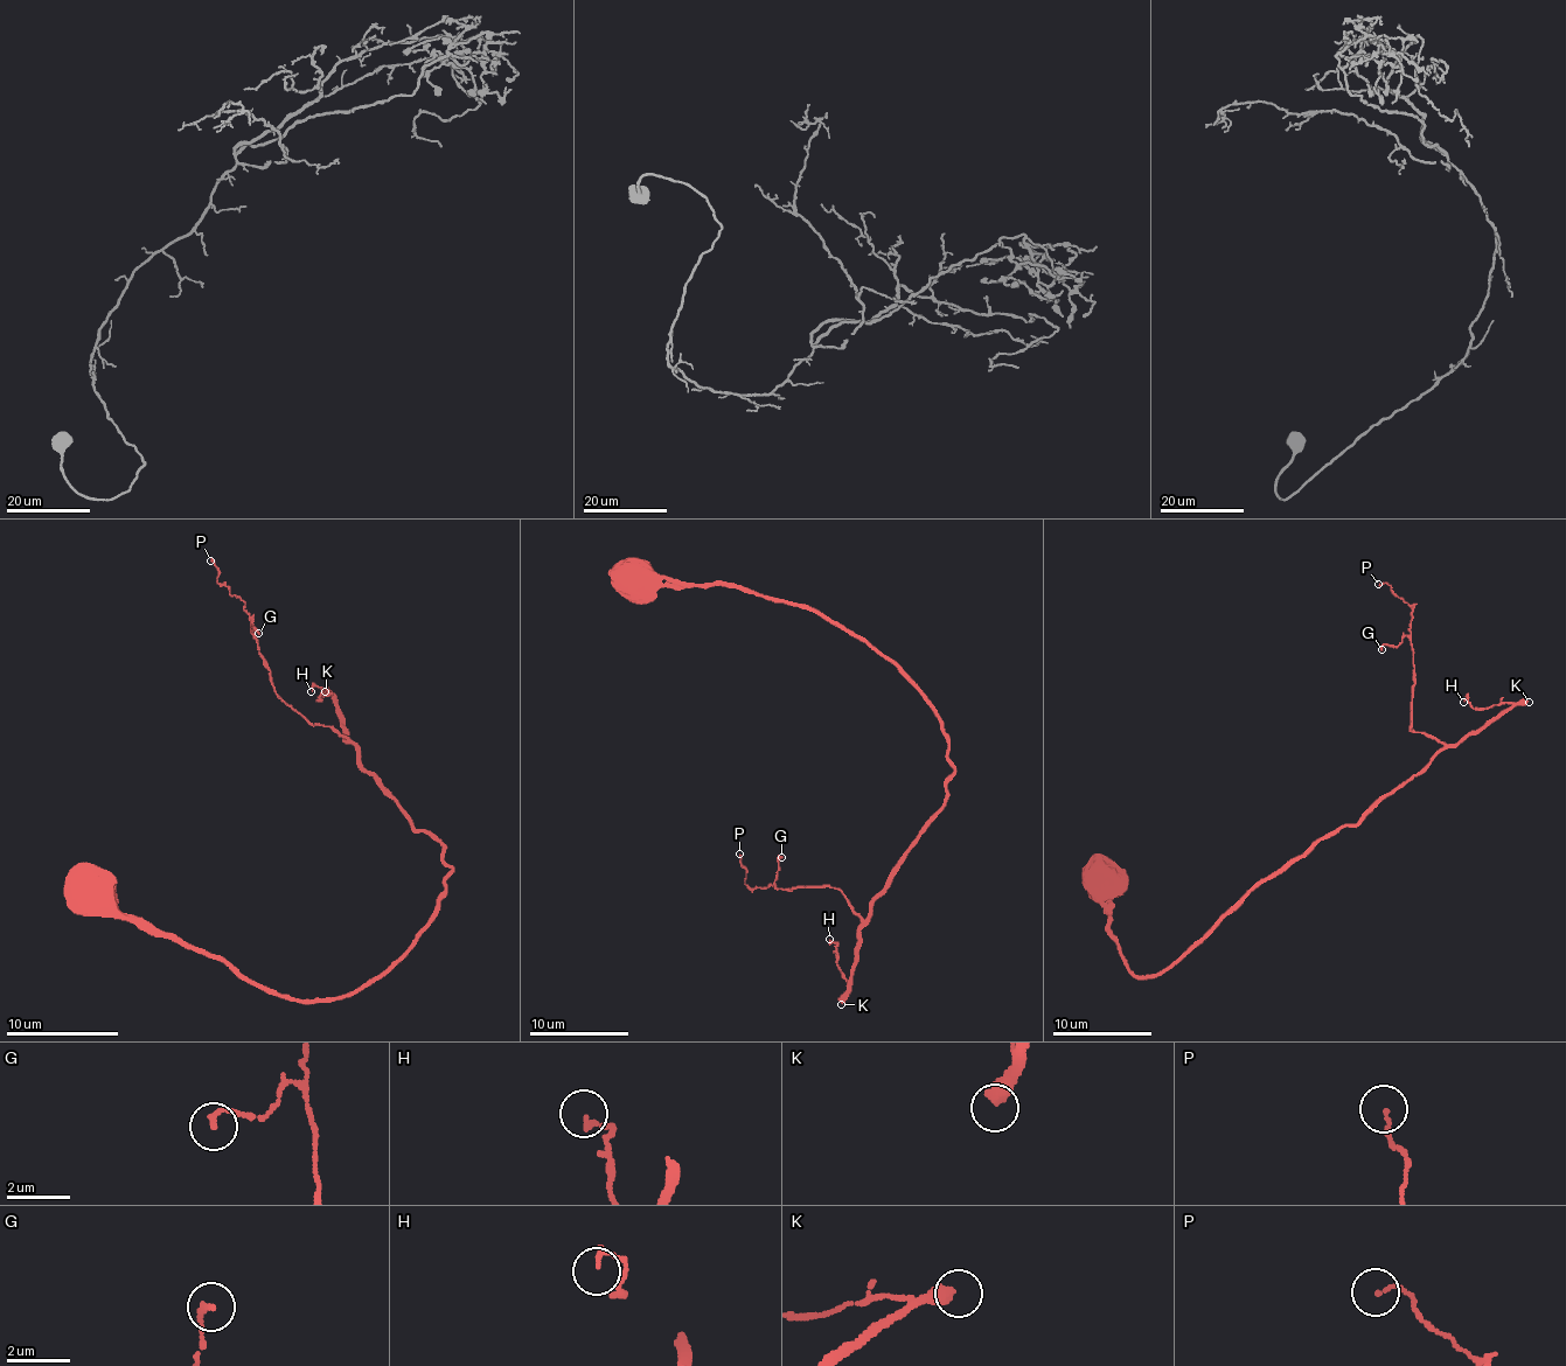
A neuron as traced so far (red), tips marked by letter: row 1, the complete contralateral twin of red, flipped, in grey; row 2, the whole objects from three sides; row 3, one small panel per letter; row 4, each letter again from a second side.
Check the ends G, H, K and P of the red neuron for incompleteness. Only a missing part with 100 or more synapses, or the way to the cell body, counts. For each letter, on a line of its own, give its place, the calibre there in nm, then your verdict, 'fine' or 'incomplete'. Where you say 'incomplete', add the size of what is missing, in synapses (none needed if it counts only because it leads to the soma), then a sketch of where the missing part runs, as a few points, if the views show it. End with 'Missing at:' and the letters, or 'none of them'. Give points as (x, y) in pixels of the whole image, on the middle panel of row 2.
G: (781, 857) | 150 nm | fine
H: (829, 939) | 160 nm | fine
K: (841, 1004) | 440 nm | incomplete | 400 syn
P: (739, 854) | 90 nm | fine
Missing at: K

